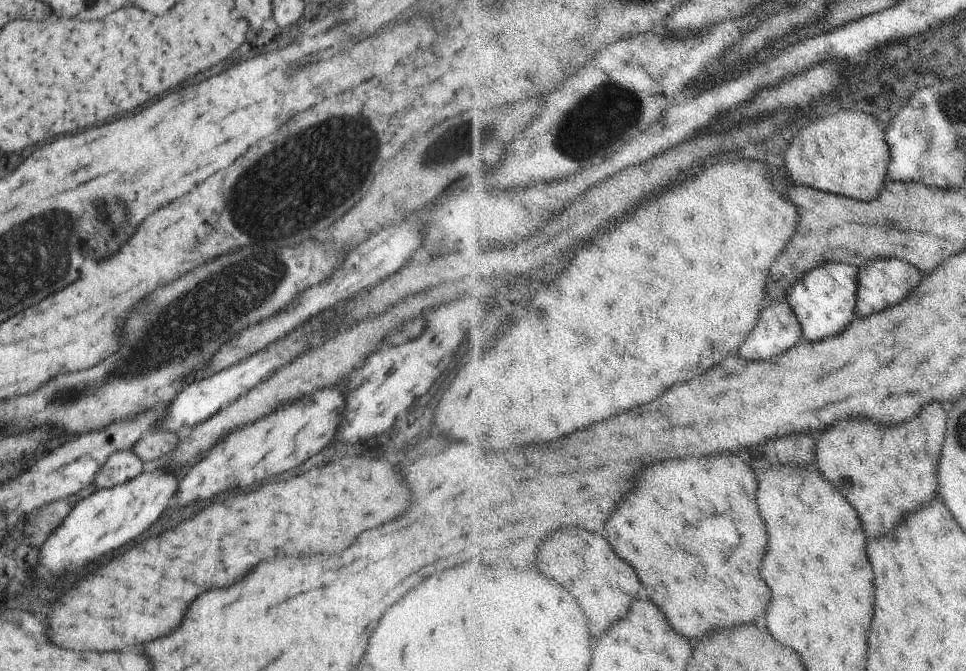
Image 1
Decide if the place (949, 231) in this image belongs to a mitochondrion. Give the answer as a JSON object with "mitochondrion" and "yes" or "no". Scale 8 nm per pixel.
{"mitochondrion":"no"}

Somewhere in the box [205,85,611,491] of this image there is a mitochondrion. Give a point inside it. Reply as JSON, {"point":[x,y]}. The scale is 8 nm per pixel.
{"point":[312,172]}

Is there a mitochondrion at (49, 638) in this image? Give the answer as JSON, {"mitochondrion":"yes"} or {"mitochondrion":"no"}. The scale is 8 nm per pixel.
{"mitochondrion":"no"}

